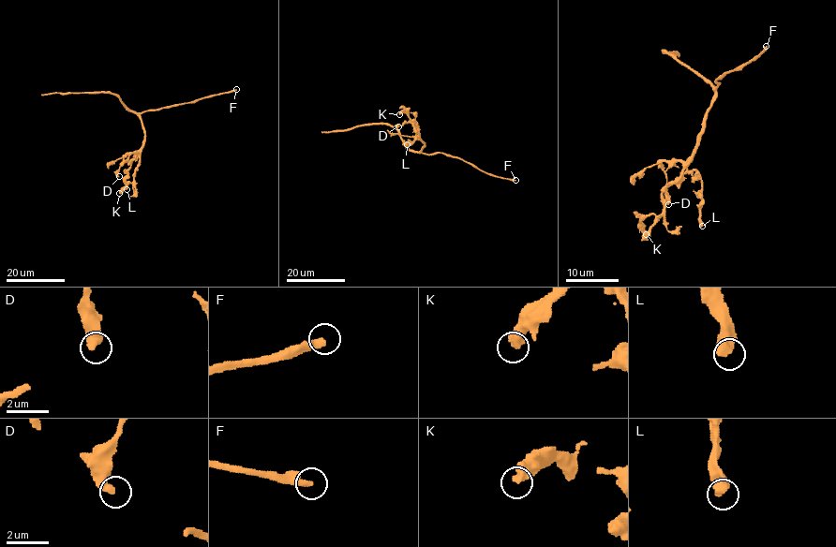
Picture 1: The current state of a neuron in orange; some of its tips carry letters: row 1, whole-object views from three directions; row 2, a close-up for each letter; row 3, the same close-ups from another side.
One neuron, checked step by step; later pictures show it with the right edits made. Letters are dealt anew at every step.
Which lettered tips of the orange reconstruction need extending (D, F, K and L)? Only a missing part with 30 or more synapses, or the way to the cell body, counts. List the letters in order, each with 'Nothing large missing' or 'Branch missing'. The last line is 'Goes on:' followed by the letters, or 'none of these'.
D: Nothing large missing
F: Branch missing
K: Nothing large missing
L: Nothing large missing
Goes on: F

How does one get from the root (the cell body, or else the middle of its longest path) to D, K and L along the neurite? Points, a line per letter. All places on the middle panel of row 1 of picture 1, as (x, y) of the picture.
D: (416, 151), (424, 146), (417, 130), (409, 122), (398, 126)
K: (416, 151), (424, 146), (419, 128), (404, 111), (399, 114)
L: (416, 151), (424, 146), (417, 137), (407, 144)

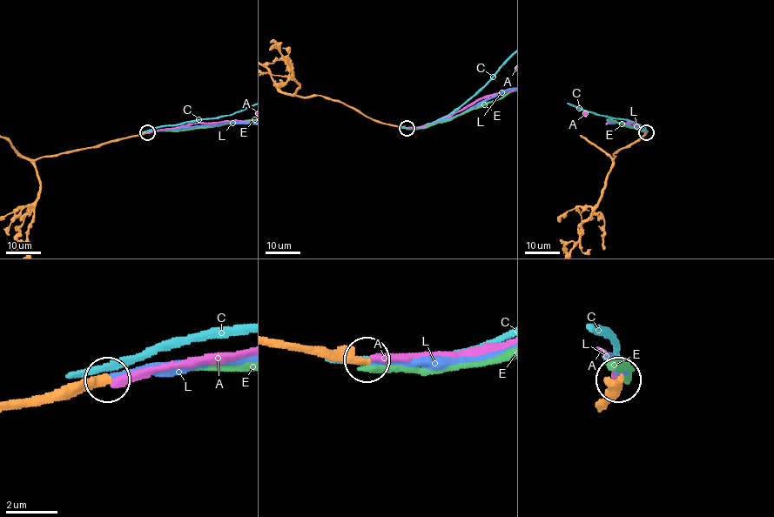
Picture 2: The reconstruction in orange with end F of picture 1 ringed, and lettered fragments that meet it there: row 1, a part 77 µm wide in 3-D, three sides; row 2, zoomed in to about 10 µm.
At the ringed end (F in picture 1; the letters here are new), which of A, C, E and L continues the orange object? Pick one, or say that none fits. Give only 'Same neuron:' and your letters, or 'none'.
Same neuron: L

